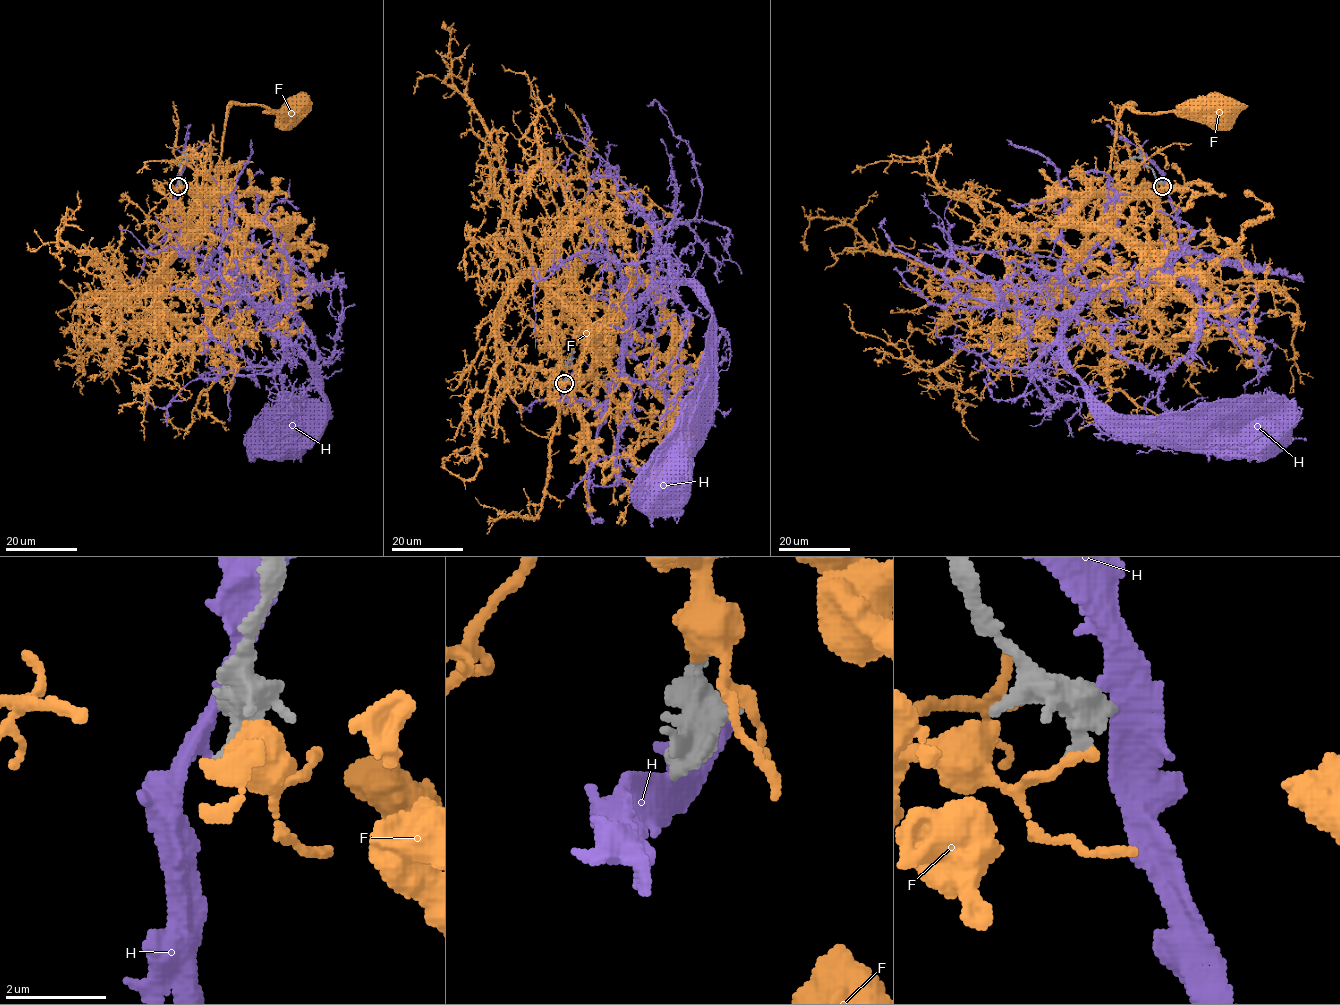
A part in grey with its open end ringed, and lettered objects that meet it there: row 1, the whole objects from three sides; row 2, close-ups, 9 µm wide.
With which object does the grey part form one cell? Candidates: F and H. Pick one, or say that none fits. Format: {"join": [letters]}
{"join": []}

